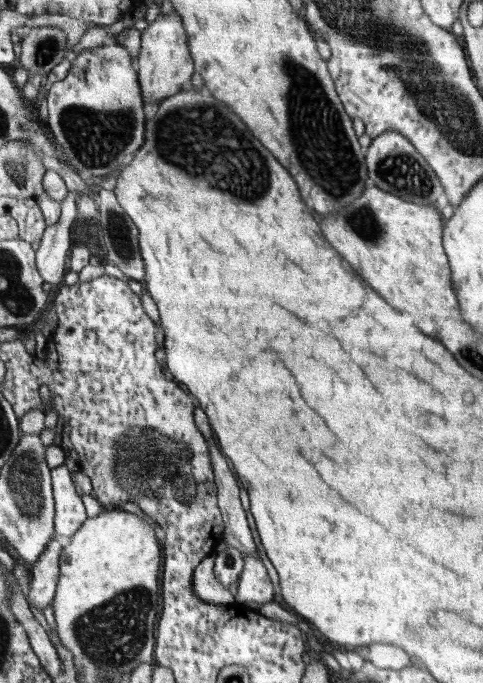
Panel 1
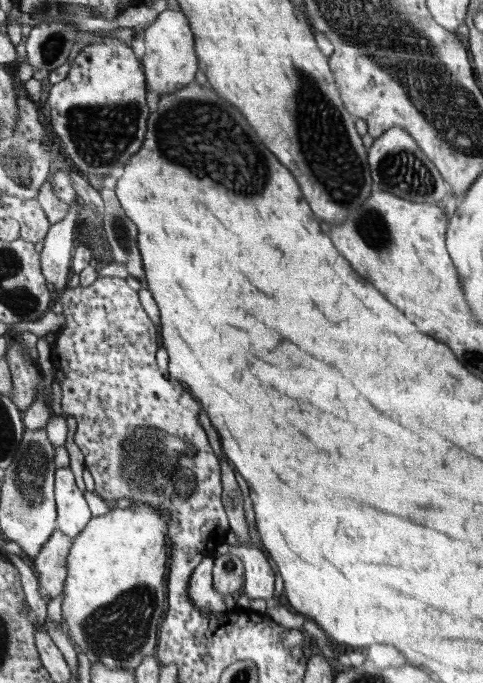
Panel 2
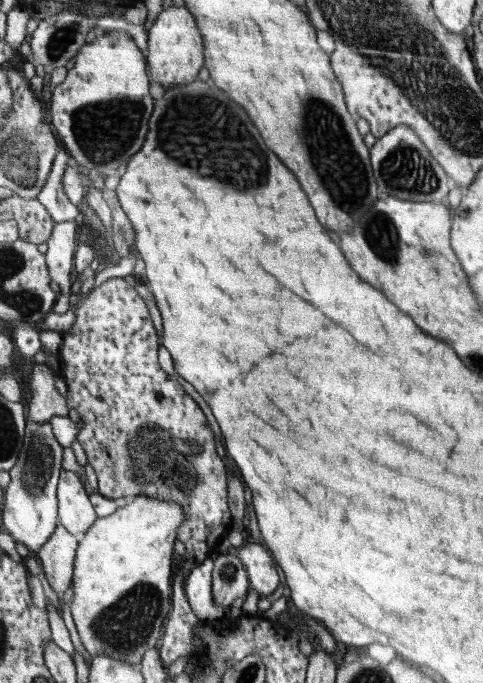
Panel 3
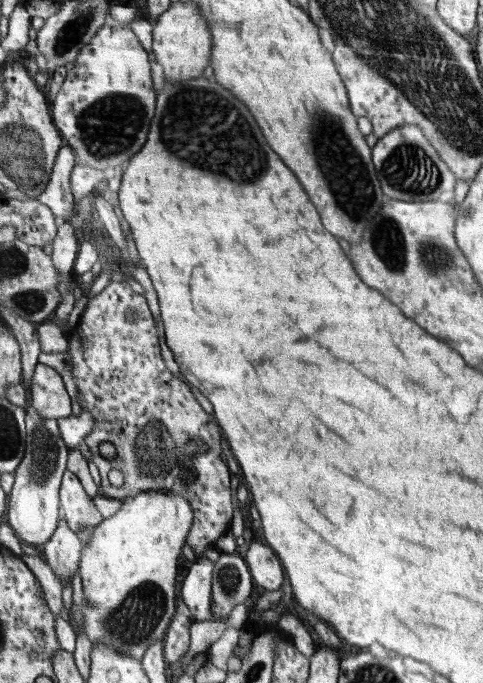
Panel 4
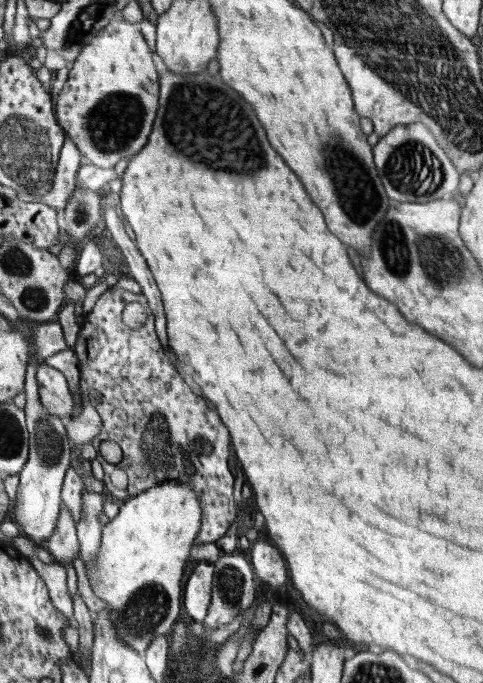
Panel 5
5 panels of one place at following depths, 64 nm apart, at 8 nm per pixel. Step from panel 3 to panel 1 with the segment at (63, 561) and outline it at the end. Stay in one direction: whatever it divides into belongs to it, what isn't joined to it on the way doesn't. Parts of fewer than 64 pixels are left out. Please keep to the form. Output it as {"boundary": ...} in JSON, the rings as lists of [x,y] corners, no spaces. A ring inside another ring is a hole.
{"boundary":[[[53,538],[42,557],[34,564],[30,574],[32,576],[29,588],[29,602],[36,609],[48,611],[59,581],[60,557],[63,551],[62,544]]]}

